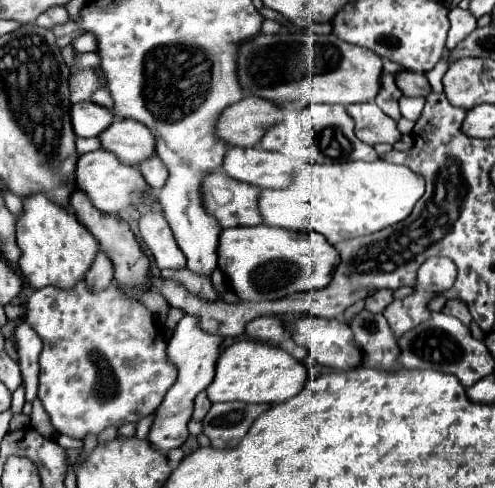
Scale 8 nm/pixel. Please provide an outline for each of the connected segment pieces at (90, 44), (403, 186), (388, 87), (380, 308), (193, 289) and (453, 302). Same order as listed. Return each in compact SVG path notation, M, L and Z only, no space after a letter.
M81 35L81 37L73 39L73 41L71 41L71 47L73 47L77 53L97 51L97 43L95 43L95 37L93 37L93 35Z
M349 161L337 165L303 165L285 189L263 189L259 213L265 225L289 231L317 231L335 245L349 237L369 235L403 221L425 191L425 181L409 167L387 161Z
M383 73L381 75L381 83L379 83L379 91L375 95L375 103L395 121L401 119L401 113L399 113L399 101L401 97L401 91L395 87L395 77L393 73Z
M381 289L381 291L375 291L373 295L369 295L369 297L365 299L365 307L367 307L369 311L383 313L385 307L387 307L391 301L393 301L393 291Z
M163 269L161 271L163 277L179 281L191 295L197 295L203 301L215 301L215 291L211 285L209 277L199 277L195 273L191 273L189 269L179 269L179 271L171 271L171 269Z
M449 299L449 301L445 303L445 307L443 307L443 313L457 317L457 319L463 321L465 325L469 325L469 321L471 321L469 309L465 307L465 303L461 303L461 299Z

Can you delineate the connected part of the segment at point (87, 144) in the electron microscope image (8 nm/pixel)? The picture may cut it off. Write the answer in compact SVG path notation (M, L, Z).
M93 137L93 139L77 139L77 141L75 141L75 147L77 147L77 153L83 155L83 153L87 153L87 151L99 149L99 139L97 139L97 137Z

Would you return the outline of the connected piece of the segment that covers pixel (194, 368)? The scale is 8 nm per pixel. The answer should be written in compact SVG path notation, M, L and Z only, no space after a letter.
M185 315L177 327L175 333L171 337L171 341L167 343L167 359L169 363L173 363L177 367L177 381L175 385L167 391L163 403L157 407L155 415L157 419L153 421L153 427L147 435L147 441L159 449L159 451L169 451L169 449L177 449L185 443L187 439L187 423L191 419L193 413L193 399L197 393L201 393L203 389L207 389L207 385L213 381L215 377L215 359L219 355L219 343L223 339L211 333L205 333L197 327L197 319L191 315Z

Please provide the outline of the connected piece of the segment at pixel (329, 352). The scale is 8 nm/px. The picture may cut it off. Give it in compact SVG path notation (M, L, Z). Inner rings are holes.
M303 315L295 317L293 321L287 323L287 331L291 333L291 339L305 347L309 355L325 367L337 369L337 371L349 371L361 363L361 349L357 349L353 333L349 331L349 325L339 321L339 319L325 319L325 317L315 317L315 315Z

